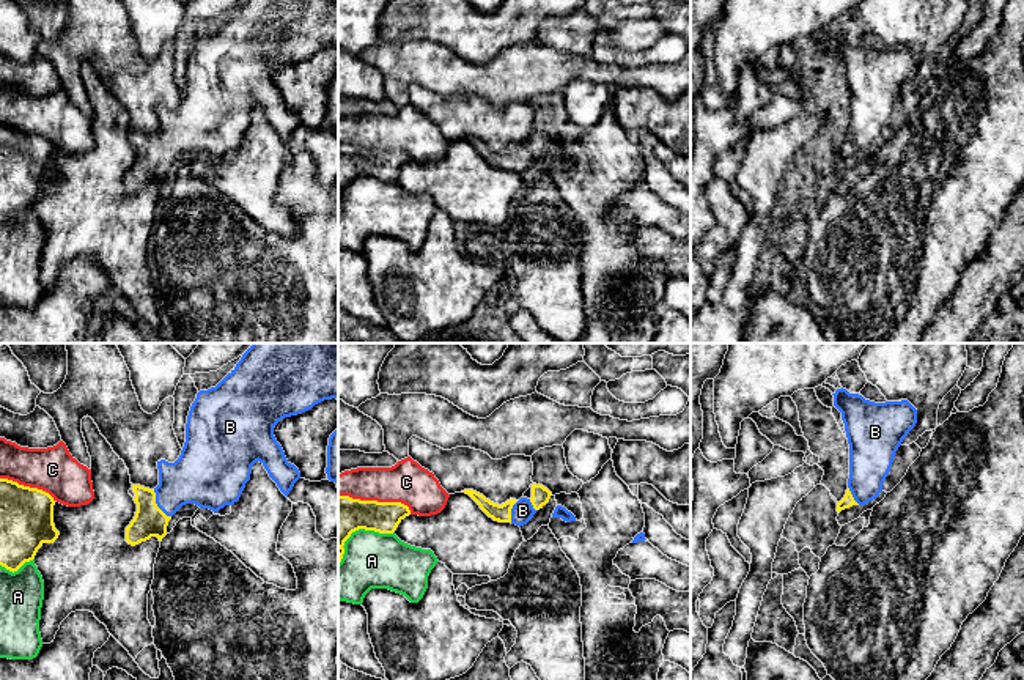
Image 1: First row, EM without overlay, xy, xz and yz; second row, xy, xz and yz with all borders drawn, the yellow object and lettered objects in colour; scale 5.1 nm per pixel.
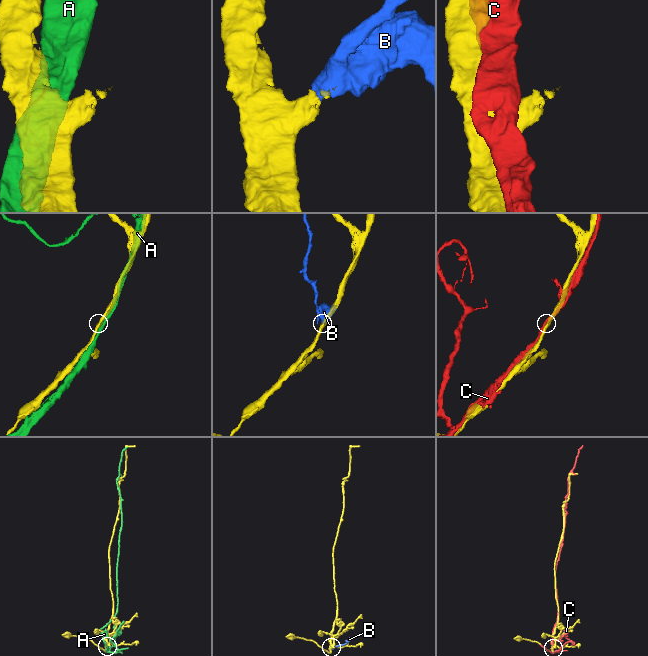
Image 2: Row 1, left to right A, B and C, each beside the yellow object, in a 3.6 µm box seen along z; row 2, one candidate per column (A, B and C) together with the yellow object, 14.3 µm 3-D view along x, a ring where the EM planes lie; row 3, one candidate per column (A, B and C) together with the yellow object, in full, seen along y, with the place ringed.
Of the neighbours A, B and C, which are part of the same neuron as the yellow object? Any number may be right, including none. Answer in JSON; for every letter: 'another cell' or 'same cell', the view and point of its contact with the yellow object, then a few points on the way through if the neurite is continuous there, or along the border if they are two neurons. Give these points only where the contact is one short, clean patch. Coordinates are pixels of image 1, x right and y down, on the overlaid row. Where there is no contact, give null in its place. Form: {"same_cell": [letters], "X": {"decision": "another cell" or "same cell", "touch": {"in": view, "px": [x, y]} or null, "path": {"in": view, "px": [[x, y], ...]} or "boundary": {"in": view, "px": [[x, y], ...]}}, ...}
{"same_cell": ["B"], "A": {"decision": "another cell", "touch": {"in": "xy", "px": [16, 570]}}, "B": {"decision": "same cell", "touch": {"in": "xy", "px": [156, 504]}, "path": {"in": "xy", "px": [[150, 521], [156, 504], [183, 482], [197, 477]]}}, "C": {"decision": "another cell", "touch": {"in": "xz", "px": [376, 501]}}}

